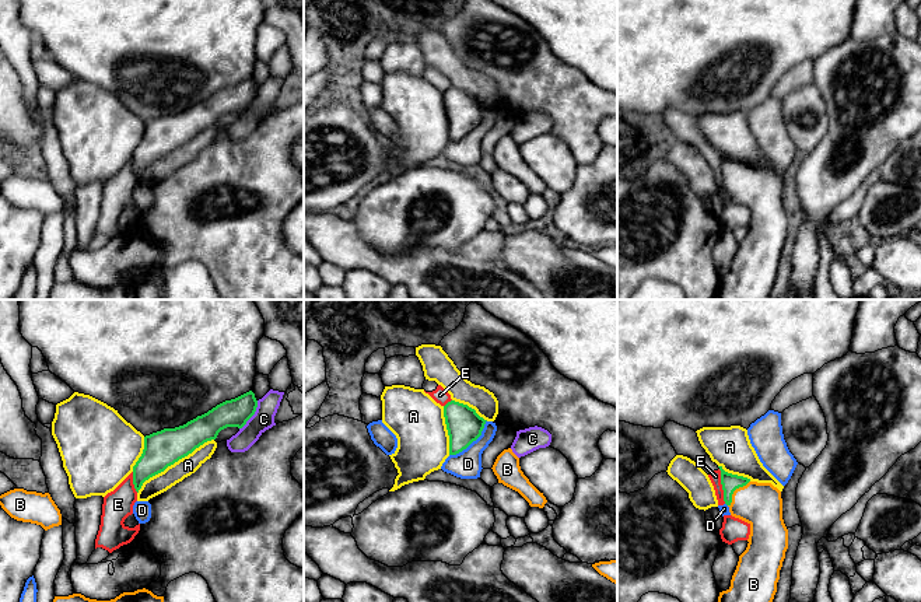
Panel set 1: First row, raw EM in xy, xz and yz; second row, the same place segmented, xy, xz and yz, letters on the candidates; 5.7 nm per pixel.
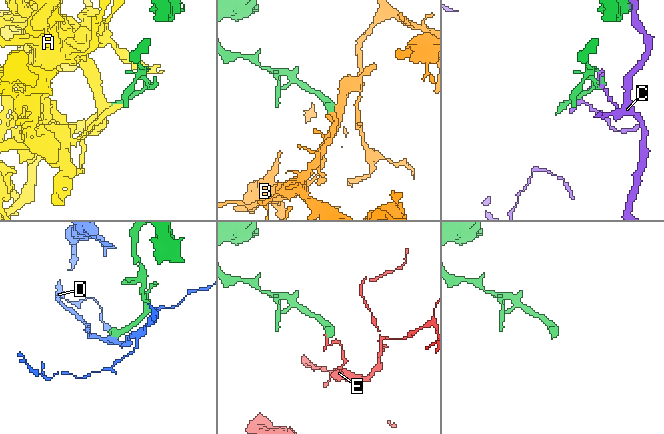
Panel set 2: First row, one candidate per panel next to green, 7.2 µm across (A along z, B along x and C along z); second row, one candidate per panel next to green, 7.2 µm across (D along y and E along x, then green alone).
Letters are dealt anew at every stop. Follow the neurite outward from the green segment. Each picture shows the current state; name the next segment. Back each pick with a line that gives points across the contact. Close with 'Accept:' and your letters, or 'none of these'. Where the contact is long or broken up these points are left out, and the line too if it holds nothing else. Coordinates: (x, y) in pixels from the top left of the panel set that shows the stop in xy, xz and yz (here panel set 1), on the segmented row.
B: across yz (729, 482), (734, 490), (746, 500), (760, 504)
Accept: B

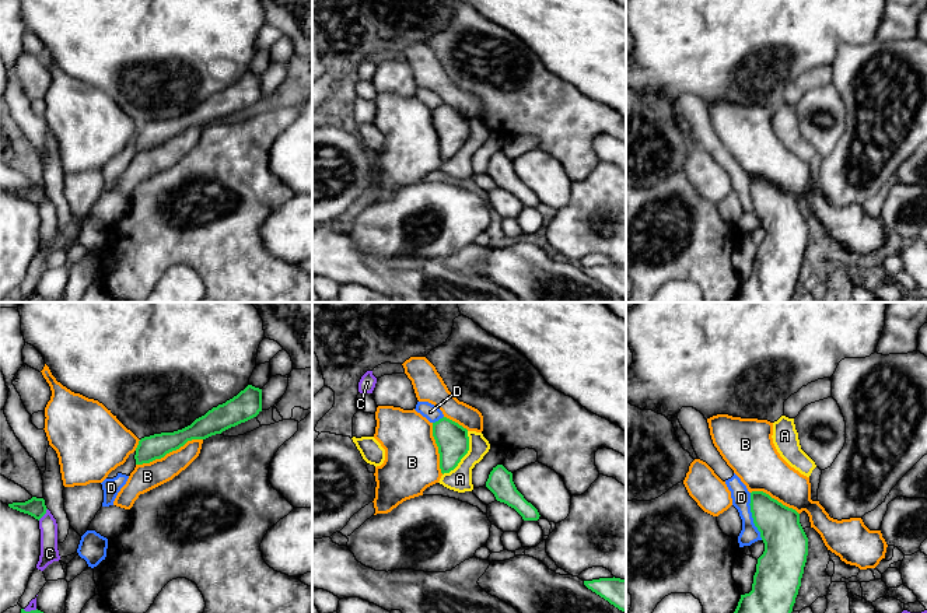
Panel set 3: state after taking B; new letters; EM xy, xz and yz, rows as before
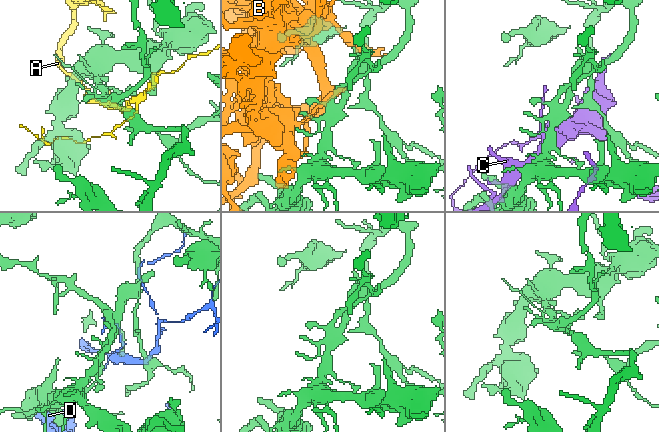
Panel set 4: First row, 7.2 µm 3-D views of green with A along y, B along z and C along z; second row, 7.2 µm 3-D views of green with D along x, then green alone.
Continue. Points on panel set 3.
Accept: none of these

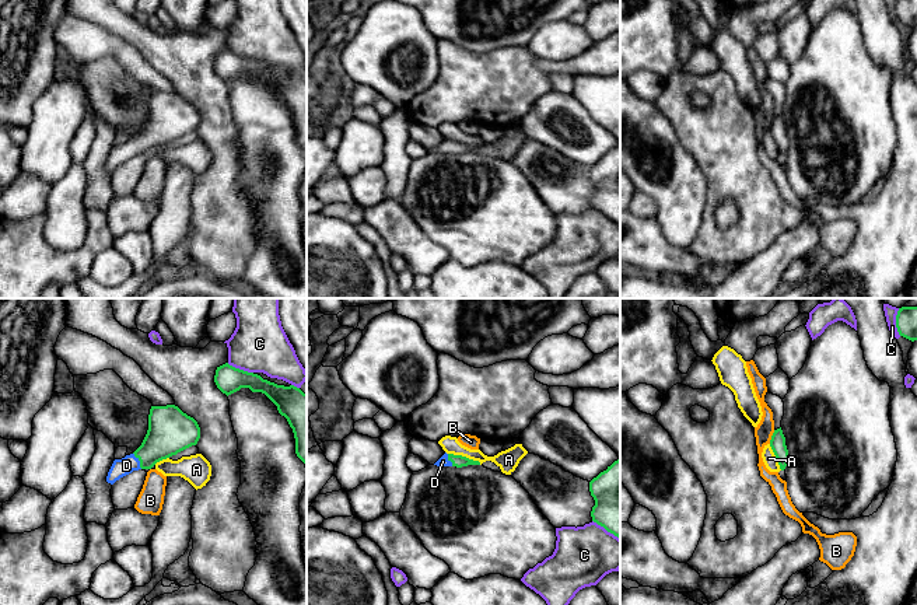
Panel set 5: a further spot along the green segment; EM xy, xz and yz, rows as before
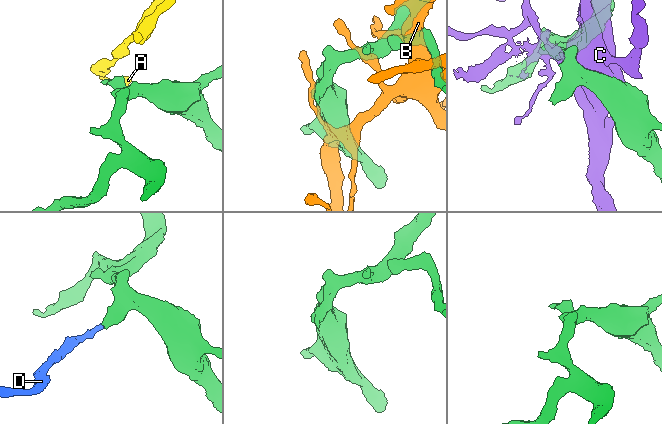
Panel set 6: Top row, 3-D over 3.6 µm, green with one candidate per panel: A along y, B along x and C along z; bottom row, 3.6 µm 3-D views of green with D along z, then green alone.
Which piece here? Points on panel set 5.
D: across xy (170, 432), (139, 460), (126, 465)
Accept: D

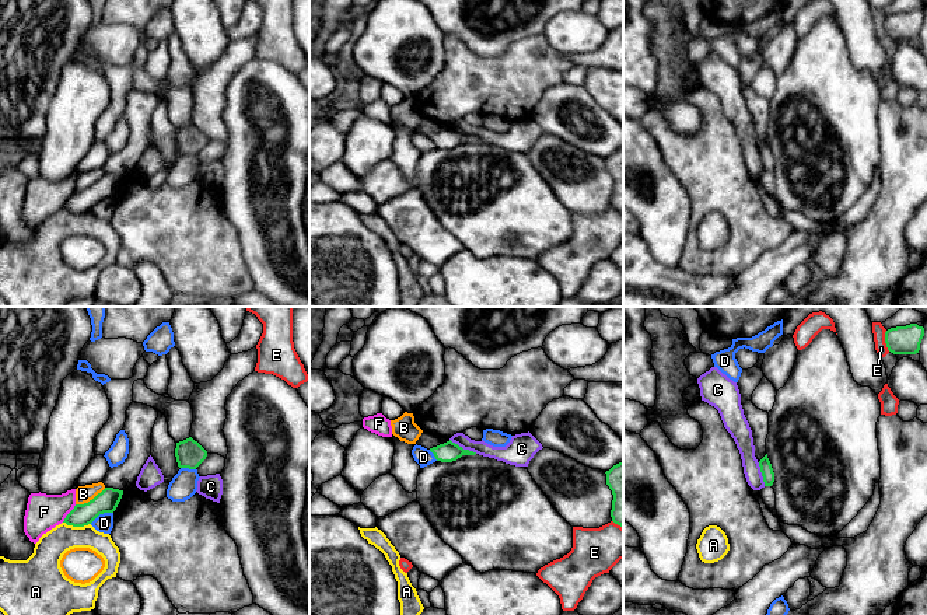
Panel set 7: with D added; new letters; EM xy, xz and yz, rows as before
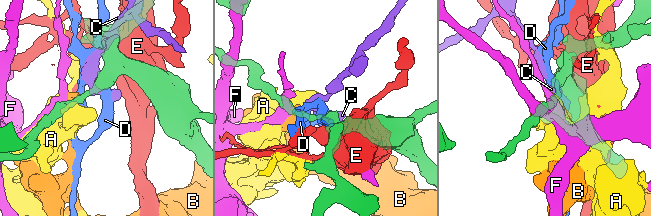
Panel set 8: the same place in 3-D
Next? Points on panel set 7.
Accept: none of these

